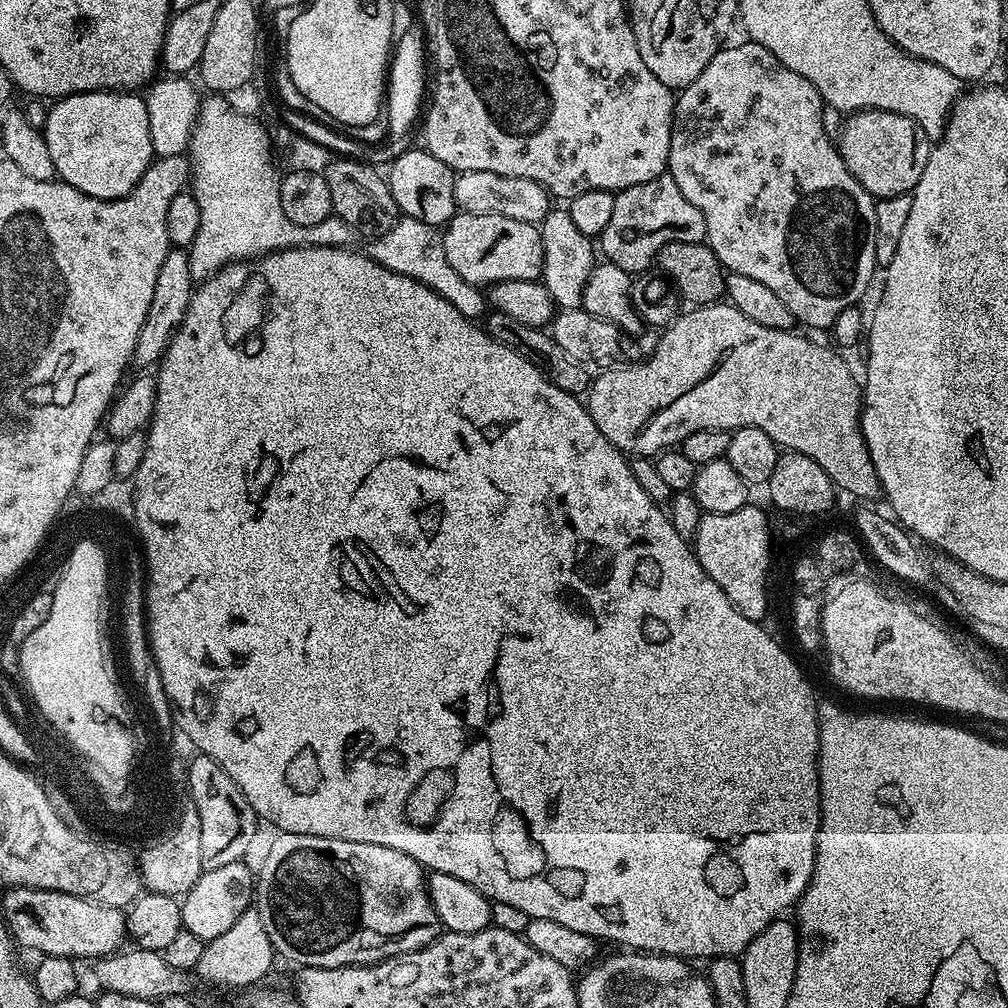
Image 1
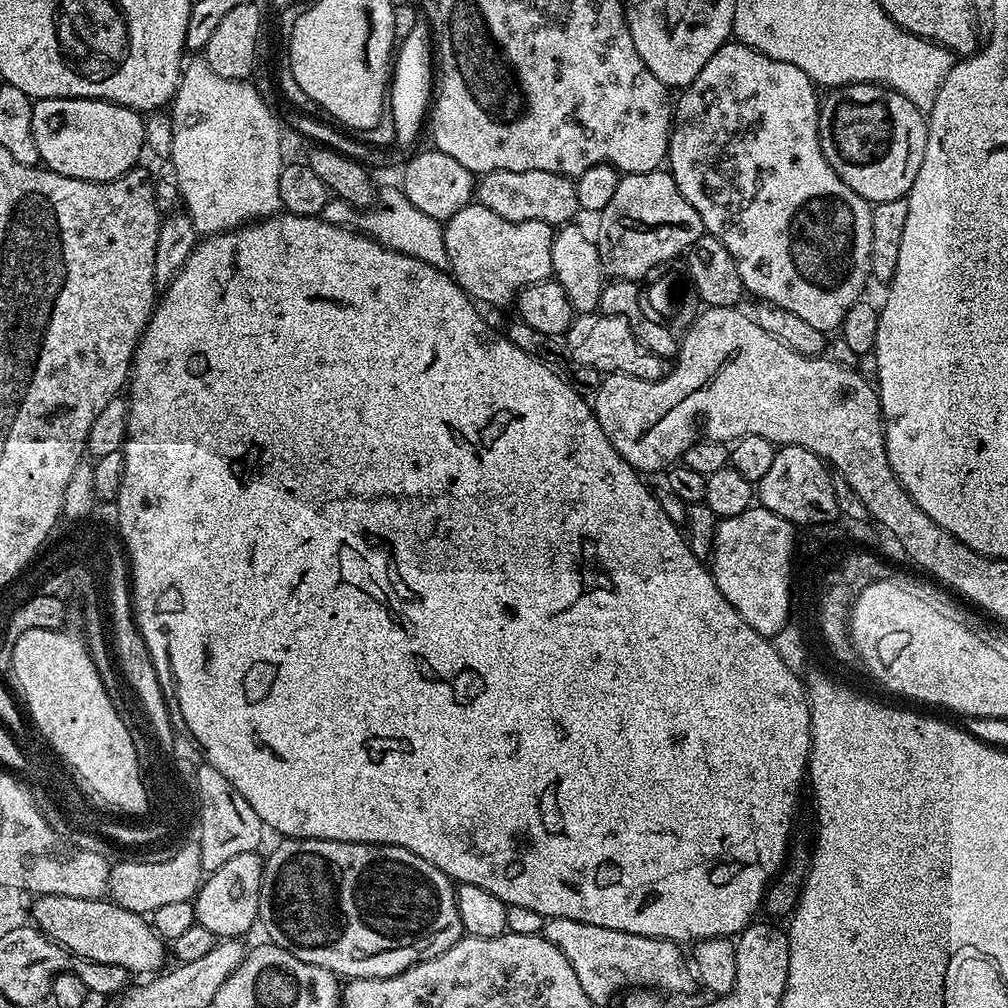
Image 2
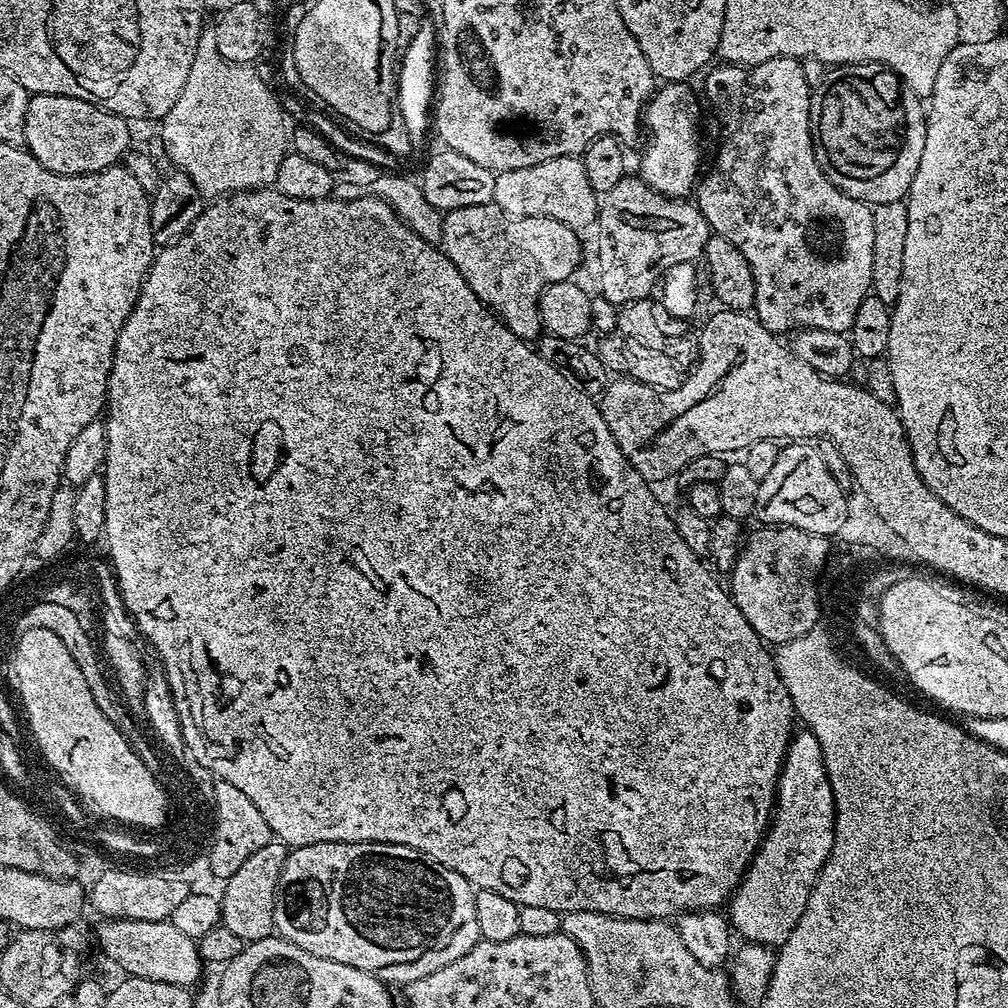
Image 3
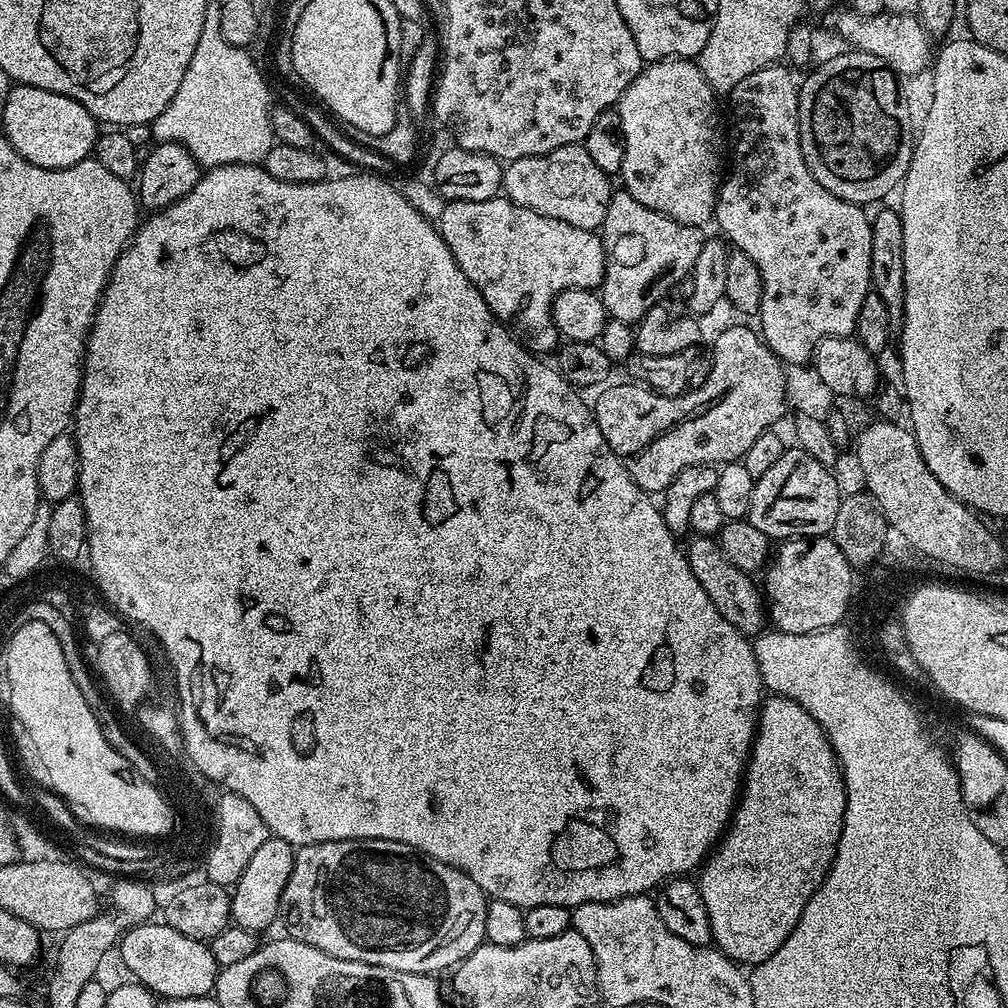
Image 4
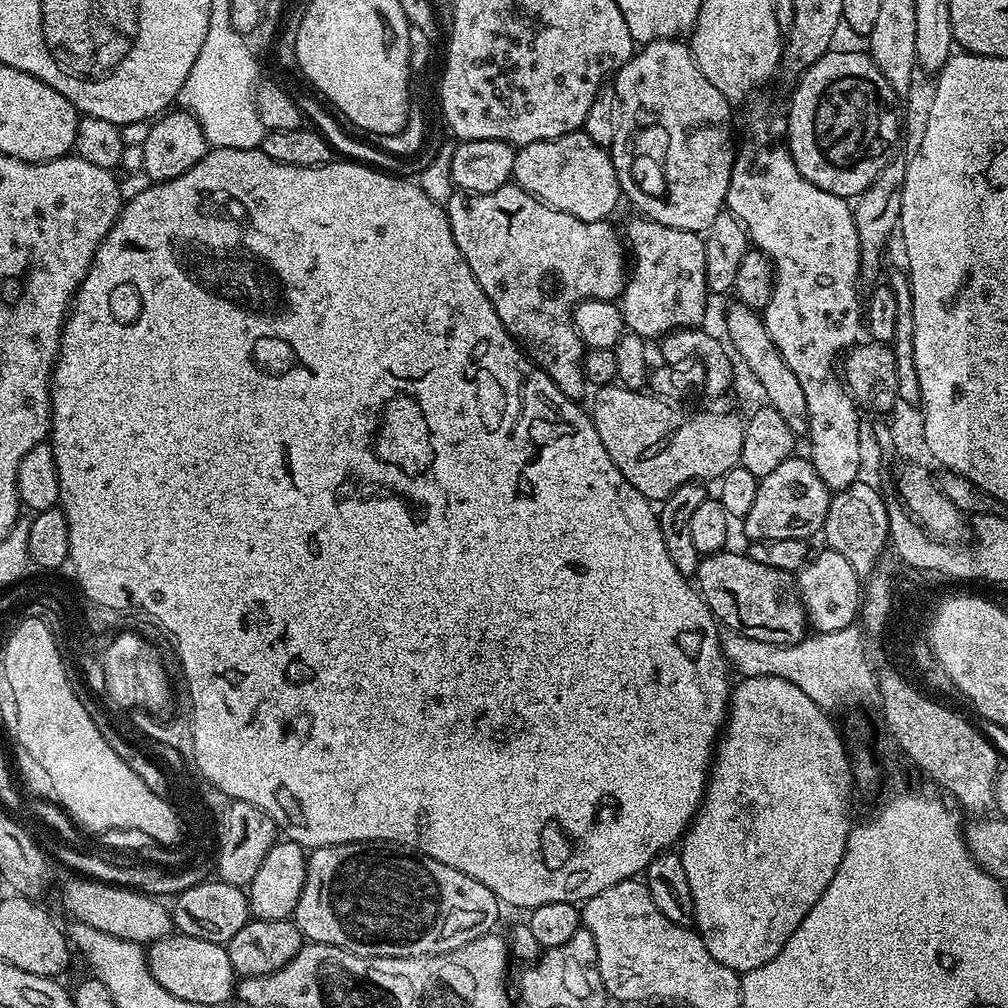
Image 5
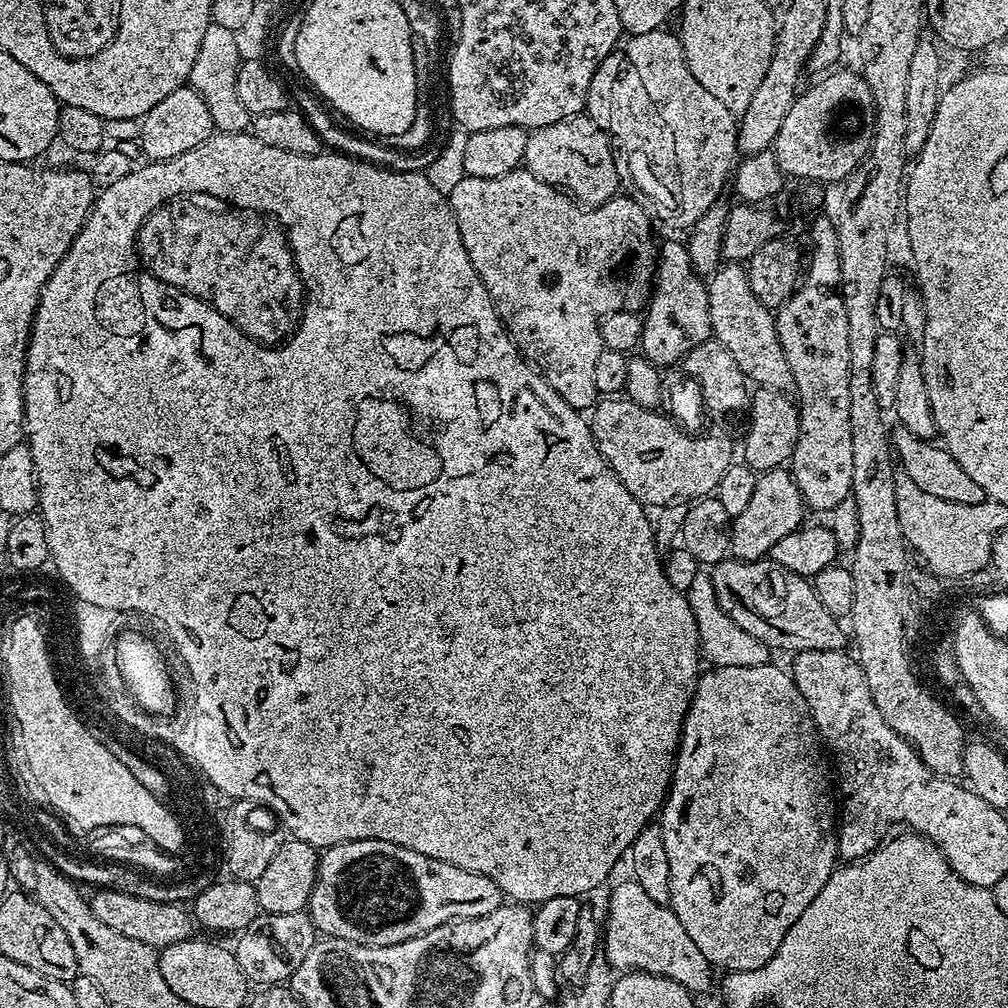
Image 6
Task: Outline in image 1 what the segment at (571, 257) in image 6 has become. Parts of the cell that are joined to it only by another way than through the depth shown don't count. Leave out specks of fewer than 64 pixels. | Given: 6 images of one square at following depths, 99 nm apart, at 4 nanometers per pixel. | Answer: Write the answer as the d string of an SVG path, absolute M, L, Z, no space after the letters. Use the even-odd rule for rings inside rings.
M457 211L442 232L450 266L477 286L491 286L503 280L540 280L542 238L535 224L518 222L497 212L470 214Z

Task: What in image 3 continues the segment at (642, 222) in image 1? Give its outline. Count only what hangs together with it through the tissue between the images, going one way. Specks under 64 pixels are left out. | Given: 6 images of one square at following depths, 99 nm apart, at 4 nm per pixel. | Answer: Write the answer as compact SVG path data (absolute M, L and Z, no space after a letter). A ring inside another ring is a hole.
M626 174L618 186L614 186L614 190L599 197L595 232L596 264L600 267L599 295L617 306L649 299L653 295L651 292L657 291L661 277L668 268L679 263L699 261L704 256L704 247L710 235L706 218L695 203L656 193L654 189L648 188L646 182L632 174Z

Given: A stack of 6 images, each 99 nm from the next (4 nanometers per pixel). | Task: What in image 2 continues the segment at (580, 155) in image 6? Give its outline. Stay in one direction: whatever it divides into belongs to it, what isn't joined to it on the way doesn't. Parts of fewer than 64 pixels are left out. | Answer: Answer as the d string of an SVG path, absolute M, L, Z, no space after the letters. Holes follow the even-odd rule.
M498 170L497 172L486 172L479 177L475 199L482 206L494 210L498 218L506 218L510 222L546 222L553 226L563 226L577 219L580 212L580 203L576 197L575 183L569 177L550 174L550 170Z

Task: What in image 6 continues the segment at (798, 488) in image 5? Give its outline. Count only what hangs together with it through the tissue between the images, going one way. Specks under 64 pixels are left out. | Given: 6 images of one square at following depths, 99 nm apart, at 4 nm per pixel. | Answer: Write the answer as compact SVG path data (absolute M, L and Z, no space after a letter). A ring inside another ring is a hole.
M787 467L771 468L757 475L754 494L746 510L731 521L731 555L737 560L762 560L771 553L774 542L782 542L786 534L798 530L805 523L806 505L796 480Z

